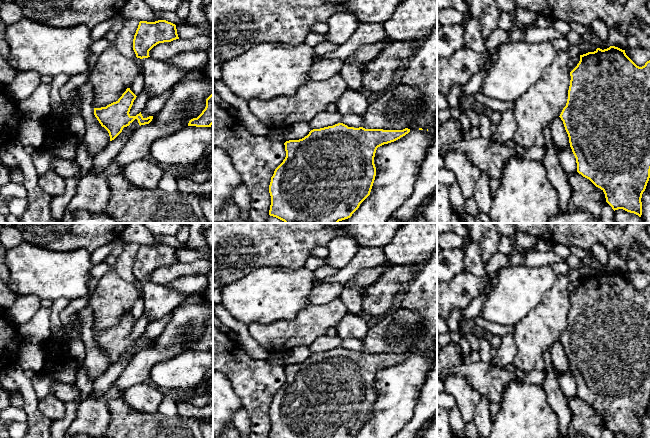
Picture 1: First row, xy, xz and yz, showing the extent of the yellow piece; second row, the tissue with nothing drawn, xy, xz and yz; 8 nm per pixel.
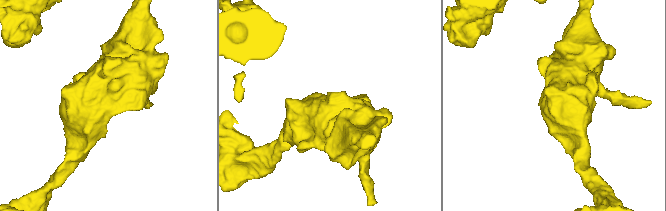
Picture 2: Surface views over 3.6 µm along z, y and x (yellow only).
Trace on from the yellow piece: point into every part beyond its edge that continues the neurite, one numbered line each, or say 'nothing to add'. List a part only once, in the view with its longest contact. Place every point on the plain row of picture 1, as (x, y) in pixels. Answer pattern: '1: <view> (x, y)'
nothing to add

